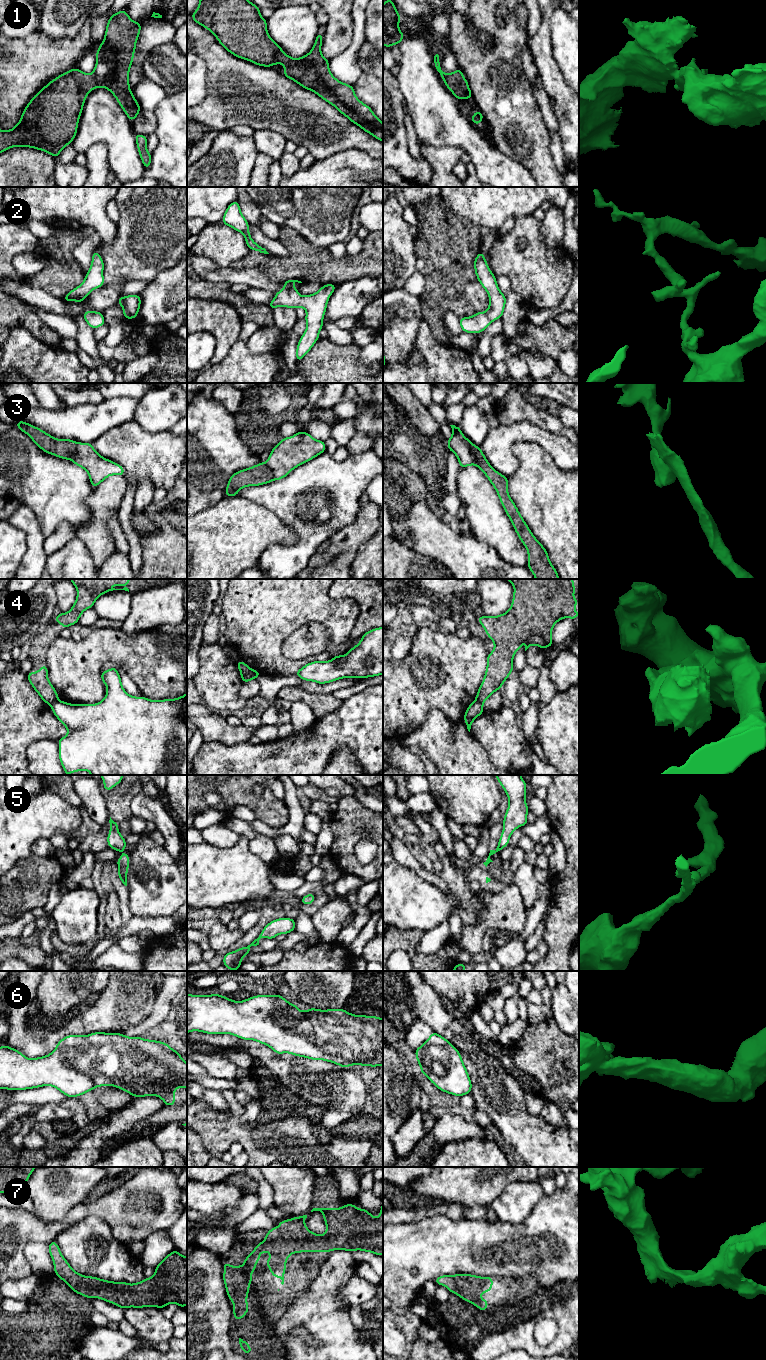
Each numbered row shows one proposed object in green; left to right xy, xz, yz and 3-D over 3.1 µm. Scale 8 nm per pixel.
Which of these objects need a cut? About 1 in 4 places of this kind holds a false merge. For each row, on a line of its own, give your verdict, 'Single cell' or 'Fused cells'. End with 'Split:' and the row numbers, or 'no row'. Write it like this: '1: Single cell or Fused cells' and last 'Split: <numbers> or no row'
1: Single cell
2: Single cell
3: Fused cells
4: Fused cells
5: Single cell
6: Single cell
7: Single cell
Split: 3, 4

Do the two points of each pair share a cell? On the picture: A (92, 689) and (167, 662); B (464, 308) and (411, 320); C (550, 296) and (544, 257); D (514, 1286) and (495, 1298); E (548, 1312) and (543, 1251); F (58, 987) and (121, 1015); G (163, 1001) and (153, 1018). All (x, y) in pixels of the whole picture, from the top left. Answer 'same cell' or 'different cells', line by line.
A: same cell
B: different cells
C: same cell
D: same cell
E: different cells
F: different cells
G: same cell

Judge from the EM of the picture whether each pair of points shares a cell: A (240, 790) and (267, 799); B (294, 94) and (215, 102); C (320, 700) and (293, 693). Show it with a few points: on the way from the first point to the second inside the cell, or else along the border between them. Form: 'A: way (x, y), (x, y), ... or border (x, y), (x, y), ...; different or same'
A: way (247, 797), (251, 801), (260, 801); same
B: way (274, 100), (235, 100); same
C: way (313, 700), (300, 695); same

